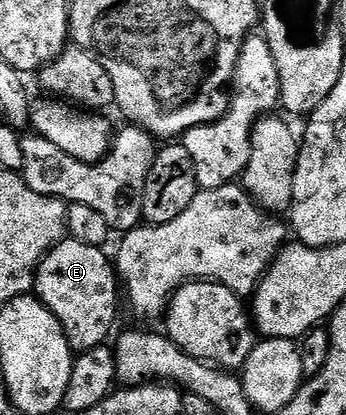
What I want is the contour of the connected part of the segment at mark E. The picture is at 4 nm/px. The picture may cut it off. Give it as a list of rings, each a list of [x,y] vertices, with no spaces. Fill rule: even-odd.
[[[66,238],[56,244],[37,267],[35,295],[44,302],[47,310],[59,318],[74,353],[80,354],[106,343],[109,331],[117,320],[119,277],[112,259],[95,246]]]

